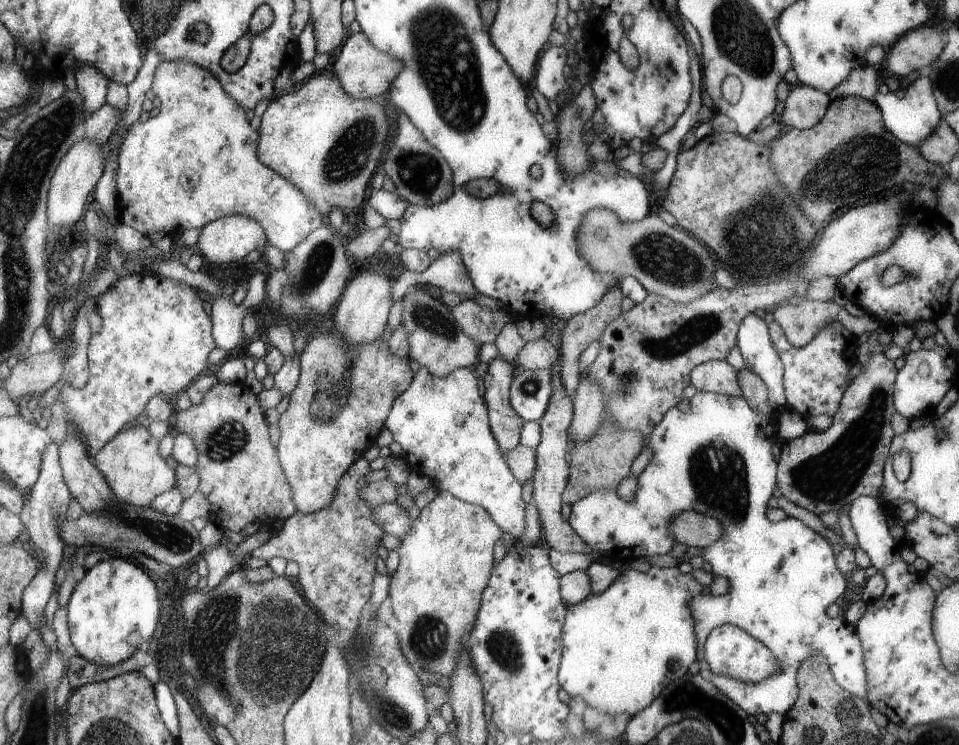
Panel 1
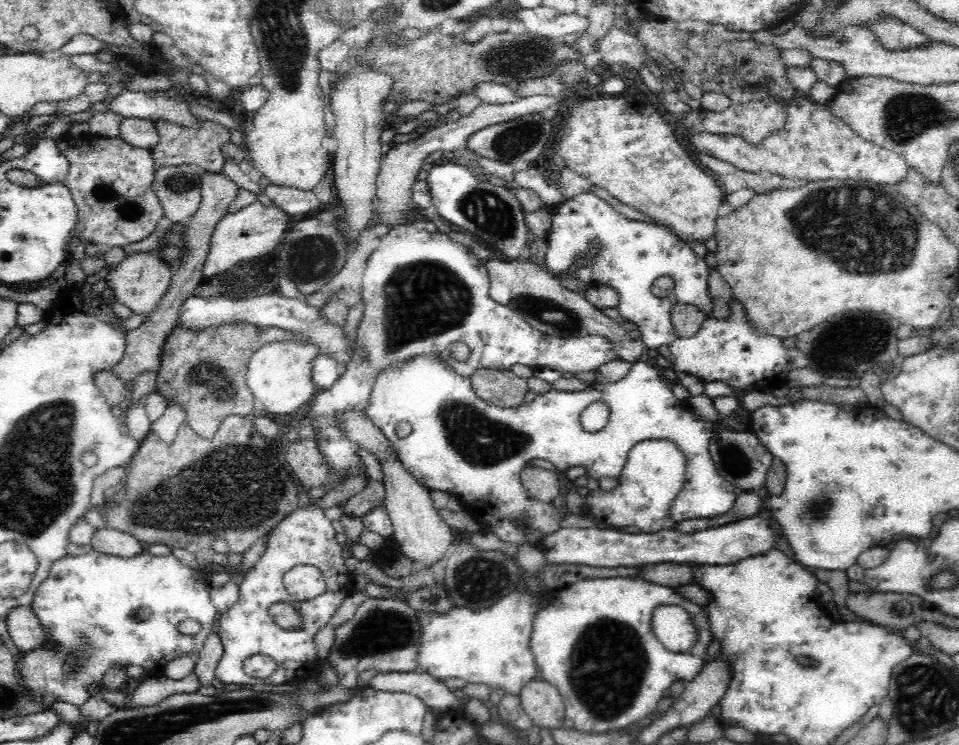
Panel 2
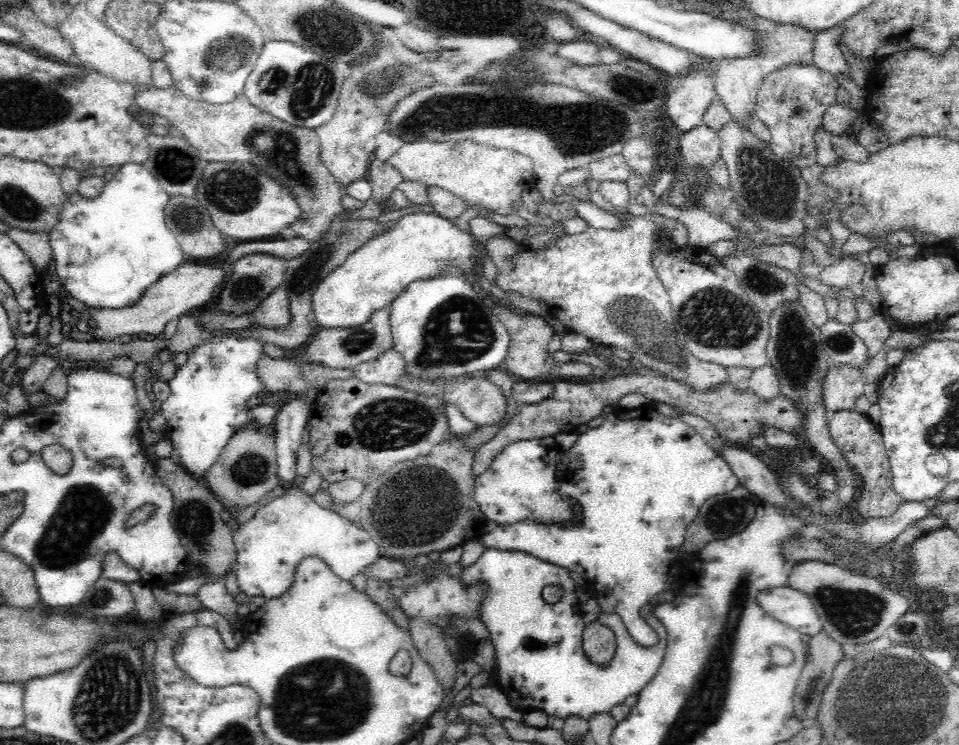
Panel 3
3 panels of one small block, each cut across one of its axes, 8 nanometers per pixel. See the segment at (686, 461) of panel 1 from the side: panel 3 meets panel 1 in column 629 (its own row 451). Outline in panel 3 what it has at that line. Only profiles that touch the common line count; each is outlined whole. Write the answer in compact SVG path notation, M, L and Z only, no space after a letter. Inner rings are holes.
M554 437L519 441L506 446L494 458L490 468L475 478L476 503L487 520L501 525L535 518L542 524L553 526L572 519L568 503L561 499L556 478L556 456L561 450Z

